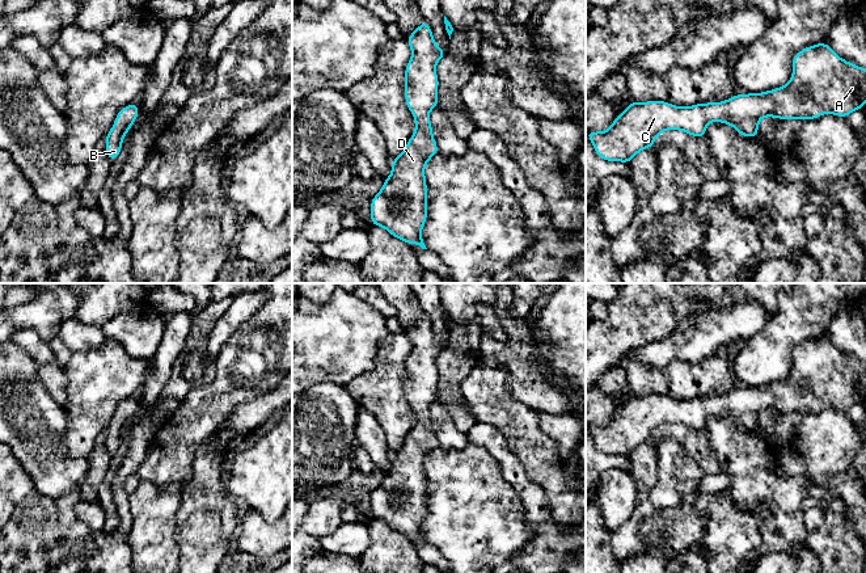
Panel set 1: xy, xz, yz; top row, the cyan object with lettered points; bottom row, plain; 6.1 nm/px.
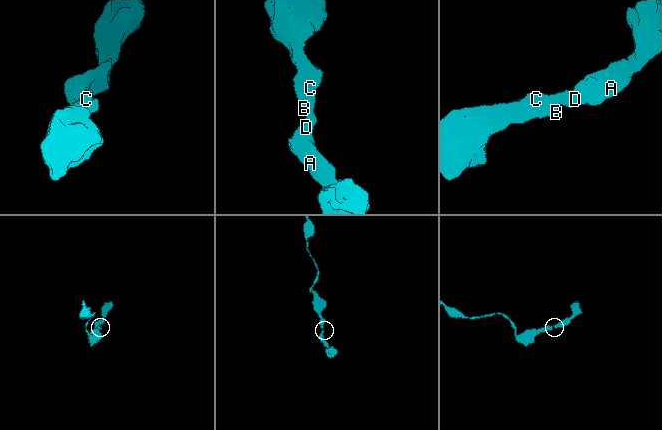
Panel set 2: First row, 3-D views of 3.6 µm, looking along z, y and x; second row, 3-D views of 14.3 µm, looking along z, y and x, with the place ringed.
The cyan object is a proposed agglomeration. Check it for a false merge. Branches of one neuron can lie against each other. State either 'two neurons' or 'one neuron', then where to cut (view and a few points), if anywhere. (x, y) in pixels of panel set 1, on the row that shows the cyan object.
one neuron | no cut

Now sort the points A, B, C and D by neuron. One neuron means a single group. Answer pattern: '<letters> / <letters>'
A B C D

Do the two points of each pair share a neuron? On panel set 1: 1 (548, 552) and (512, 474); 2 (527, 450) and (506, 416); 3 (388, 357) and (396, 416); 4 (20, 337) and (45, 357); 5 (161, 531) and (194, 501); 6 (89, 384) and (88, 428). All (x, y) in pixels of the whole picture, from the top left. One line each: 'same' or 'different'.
1: same
2: same
3: same
4: same
5: different
6: same

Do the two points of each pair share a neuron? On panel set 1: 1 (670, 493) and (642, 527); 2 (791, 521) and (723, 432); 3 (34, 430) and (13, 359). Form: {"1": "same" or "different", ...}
{"1": "different", "2": "same", "3": "same"}

